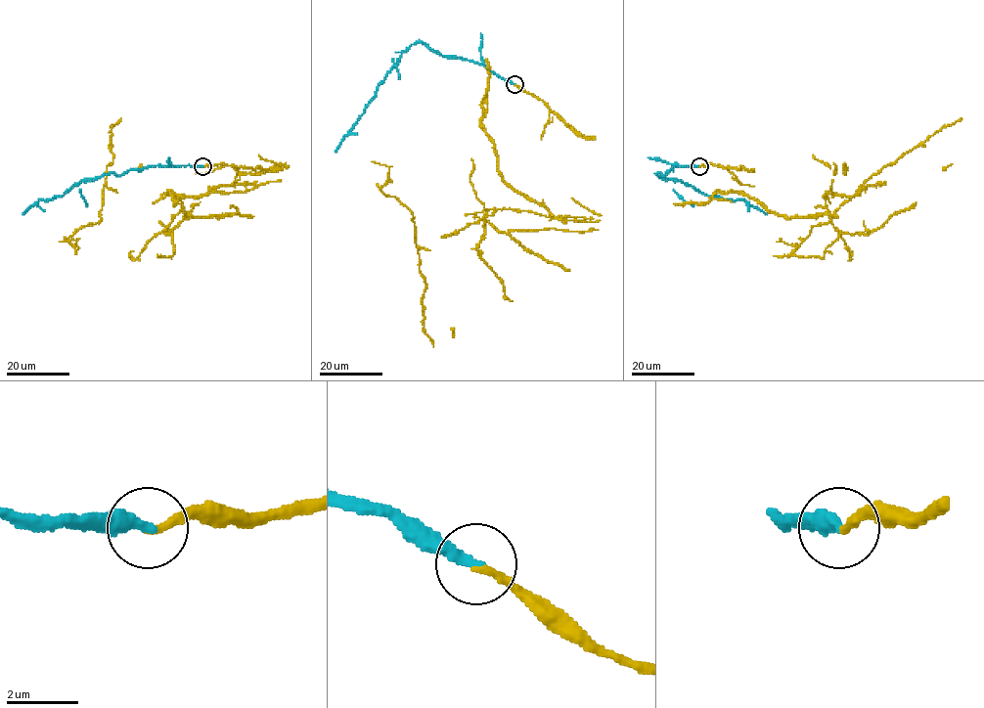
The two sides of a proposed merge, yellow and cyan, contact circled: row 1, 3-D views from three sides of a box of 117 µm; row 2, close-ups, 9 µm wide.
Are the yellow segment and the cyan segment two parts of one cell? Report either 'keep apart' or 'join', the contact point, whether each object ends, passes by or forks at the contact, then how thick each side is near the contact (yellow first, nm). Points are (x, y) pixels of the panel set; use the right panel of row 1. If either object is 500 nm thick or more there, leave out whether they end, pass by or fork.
join; at (699, 166); yellow ends there; cyan ends there; 240 nm thick on the yellow side, 360 nm on the other

